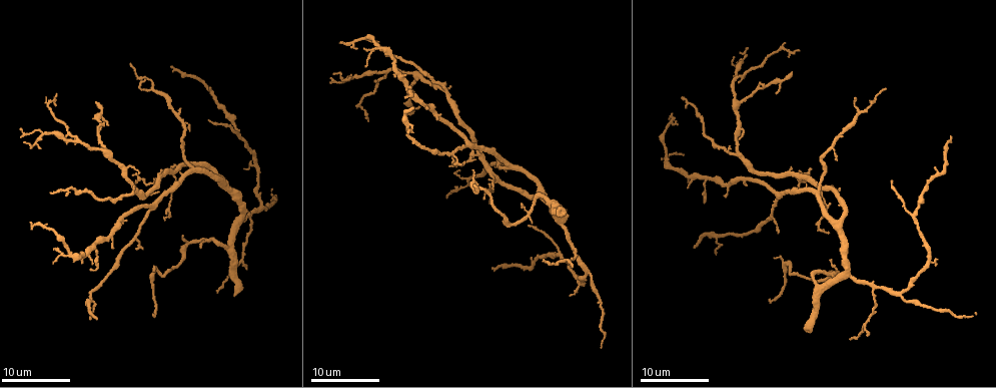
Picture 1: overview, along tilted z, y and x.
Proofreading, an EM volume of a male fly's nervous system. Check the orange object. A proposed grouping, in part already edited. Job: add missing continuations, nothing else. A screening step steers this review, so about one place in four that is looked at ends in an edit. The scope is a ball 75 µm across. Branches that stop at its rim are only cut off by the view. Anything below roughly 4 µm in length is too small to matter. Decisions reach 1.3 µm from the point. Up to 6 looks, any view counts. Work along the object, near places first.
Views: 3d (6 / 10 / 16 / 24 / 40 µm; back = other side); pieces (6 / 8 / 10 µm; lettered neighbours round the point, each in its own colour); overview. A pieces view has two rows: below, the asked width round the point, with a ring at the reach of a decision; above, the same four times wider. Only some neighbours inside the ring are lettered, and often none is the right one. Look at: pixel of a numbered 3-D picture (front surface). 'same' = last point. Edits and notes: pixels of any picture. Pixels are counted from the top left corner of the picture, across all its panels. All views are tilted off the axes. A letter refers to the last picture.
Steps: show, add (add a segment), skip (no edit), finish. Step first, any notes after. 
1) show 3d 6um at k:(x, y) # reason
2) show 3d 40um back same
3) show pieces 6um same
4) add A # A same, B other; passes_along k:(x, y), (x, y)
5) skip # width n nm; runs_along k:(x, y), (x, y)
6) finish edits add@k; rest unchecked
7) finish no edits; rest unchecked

show pieces 6um at 1:(49, 193) # free end

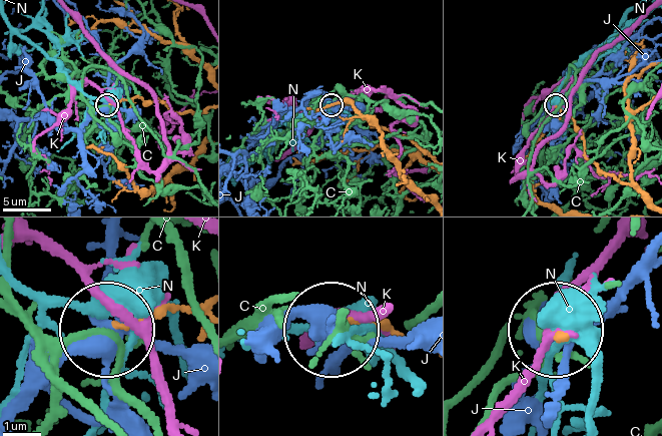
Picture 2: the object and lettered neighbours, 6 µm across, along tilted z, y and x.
skip # width 110 nm; C other, J other, K other, N other; none of them fits

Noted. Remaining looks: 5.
show pieces 8um at 1:(799, 50) # end of a long branch

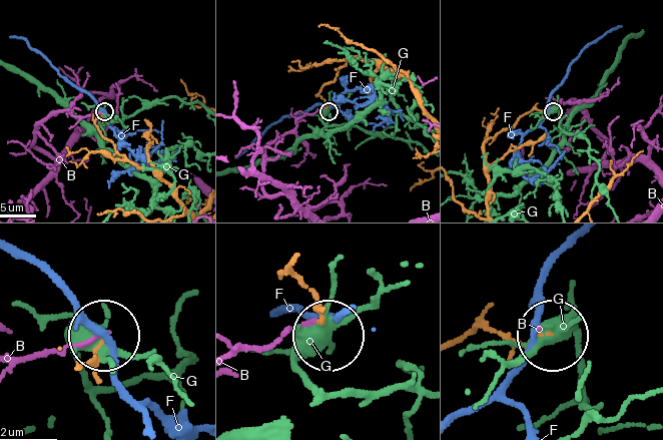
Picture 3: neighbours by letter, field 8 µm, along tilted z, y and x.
skip # B other, F other, G other; runs_along 3:(165, 181), (131, 163), (105, 138), (95, 122), (103, 111); no lettered segment goes on from it

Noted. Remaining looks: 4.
show pieces 8um at 1:(951, 137) # long arm stops here

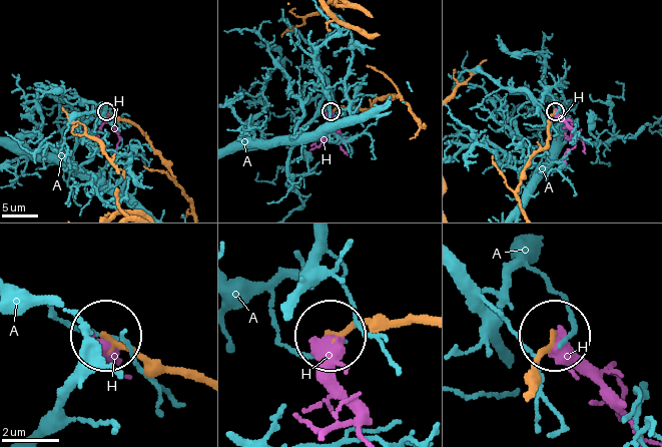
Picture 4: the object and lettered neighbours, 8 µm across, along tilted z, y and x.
skip # A other, H other; runs_along 4:(201, 381), (151, 370), (109, 339); none of them fits

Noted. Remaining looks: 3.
finish no edits; rest unchecked

